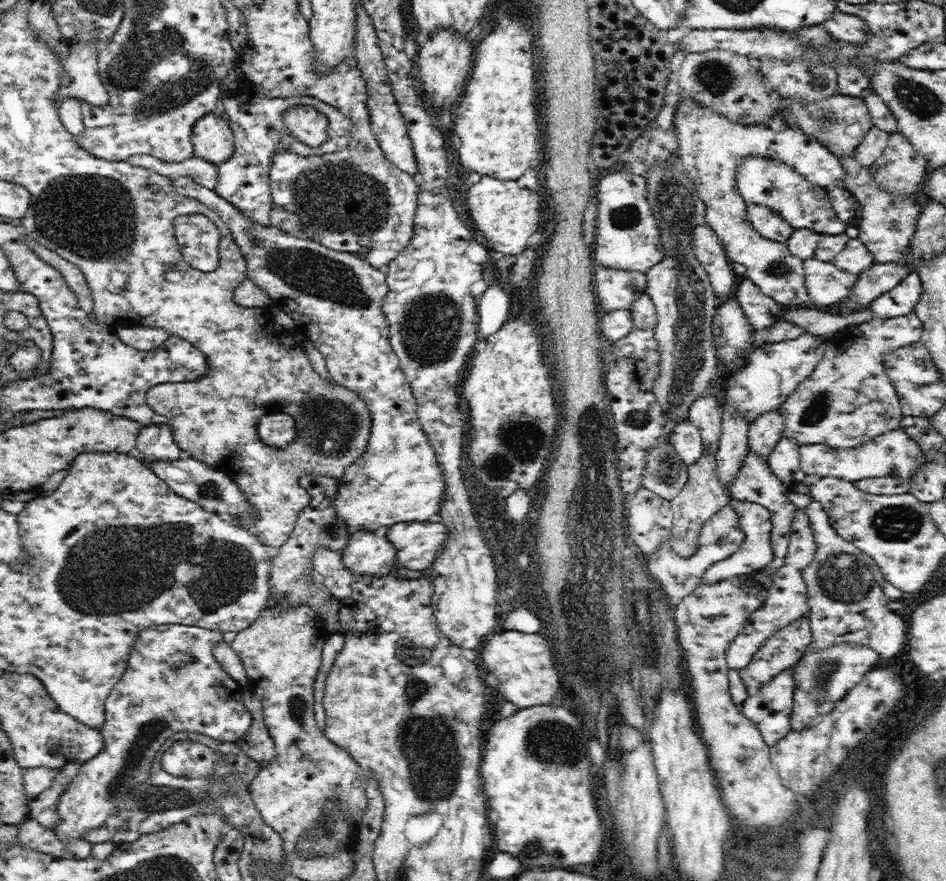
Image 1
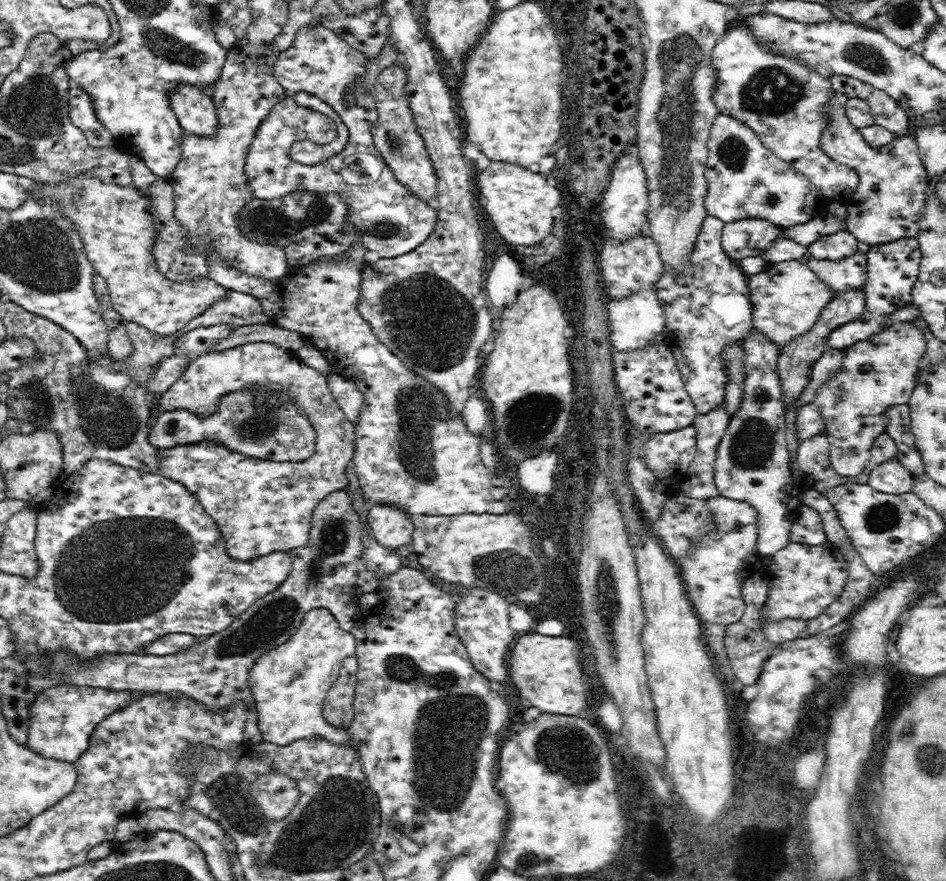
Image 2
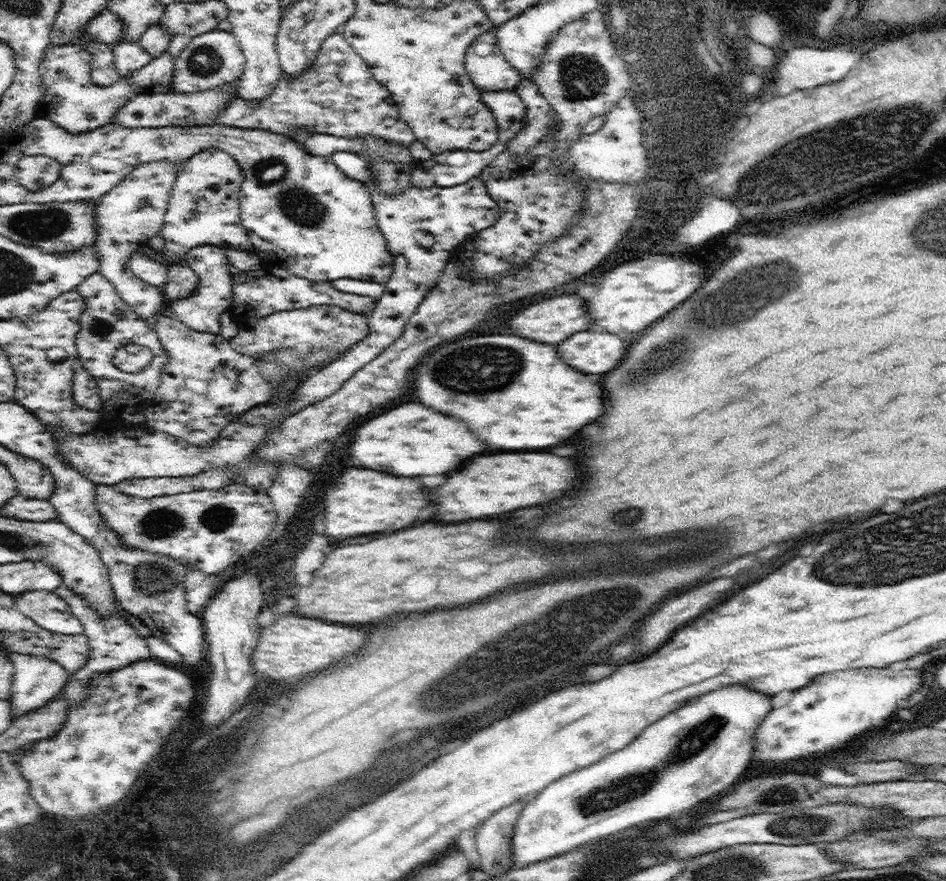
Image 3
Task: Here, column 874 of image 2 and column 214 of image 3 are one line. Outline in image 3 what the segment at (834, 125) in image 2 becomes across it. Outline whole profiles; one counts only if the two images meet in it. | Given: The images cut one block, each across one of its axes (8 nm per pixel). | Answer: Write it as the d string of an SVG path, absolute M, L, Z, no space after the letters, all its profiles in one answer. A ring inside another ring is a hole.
M203 148L197 156L185 160L183 172L179 174L171 200L165 212L161 238L165 242L163 254L173 262L179 262L187 256L189 250L197 246L219 246L251 252L253 246L241 224L239 212L239 192L241 192L243 174L233 156L217 148Z

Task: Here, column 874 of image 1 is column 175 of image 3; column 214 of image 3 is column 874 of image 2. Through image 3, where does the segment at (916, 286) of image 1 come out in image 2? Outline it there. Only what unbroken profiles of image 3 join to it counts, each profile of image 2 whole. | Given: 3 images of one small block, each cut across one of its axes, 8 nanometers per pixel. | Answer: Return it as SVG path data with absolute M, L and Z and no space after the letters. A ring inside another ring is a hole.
M910 238L910 240L898 240L892 244L880 244L880 246L872 246L868 250L868 284L864 286L864 294L866 294L866 310L862 312L860 318L842 324L840 328L836 328L830 338L828 338L828 346L830 350L846 350L848 346L866 340L868 336L880 334L882 330L886 330L886 322L888 316L894 314L900 308L906 308L912 304L912 290L914 284L920 276L920 264L922 264L922 250L920 250L920 242L918 238Z

